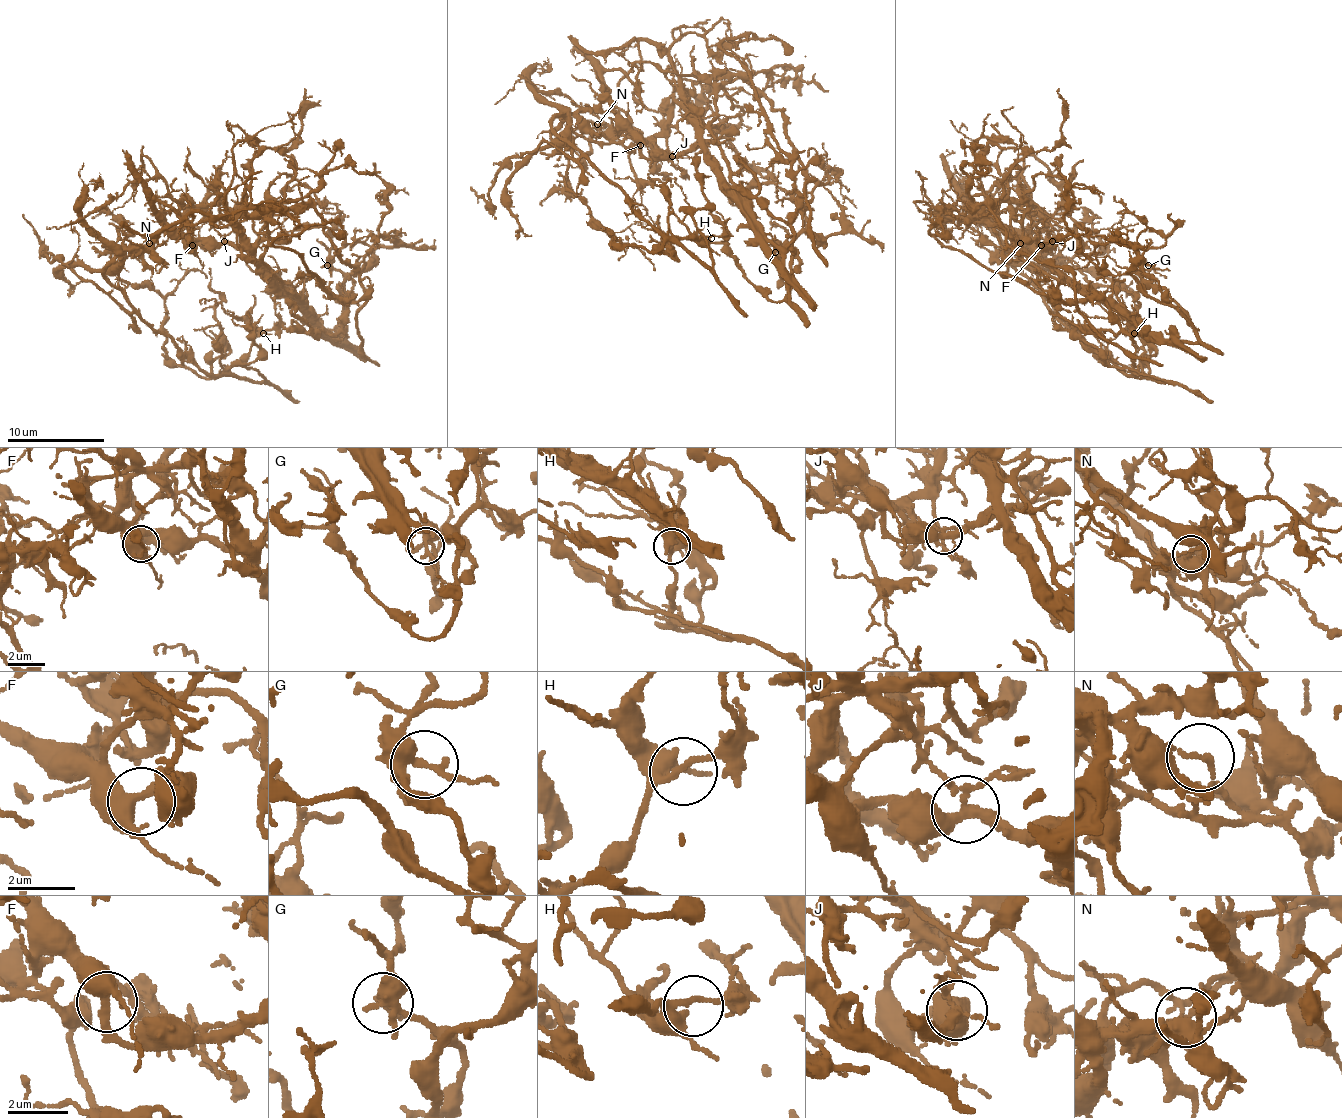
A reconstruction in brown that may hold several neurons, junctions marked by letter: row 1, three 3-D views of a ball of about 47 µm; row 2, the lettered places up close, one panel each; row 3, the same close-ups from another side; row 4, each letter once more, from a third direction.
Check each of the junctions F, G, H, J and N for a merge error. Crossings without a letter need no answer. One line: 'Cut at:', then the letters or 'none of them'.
Cut at: J, N

